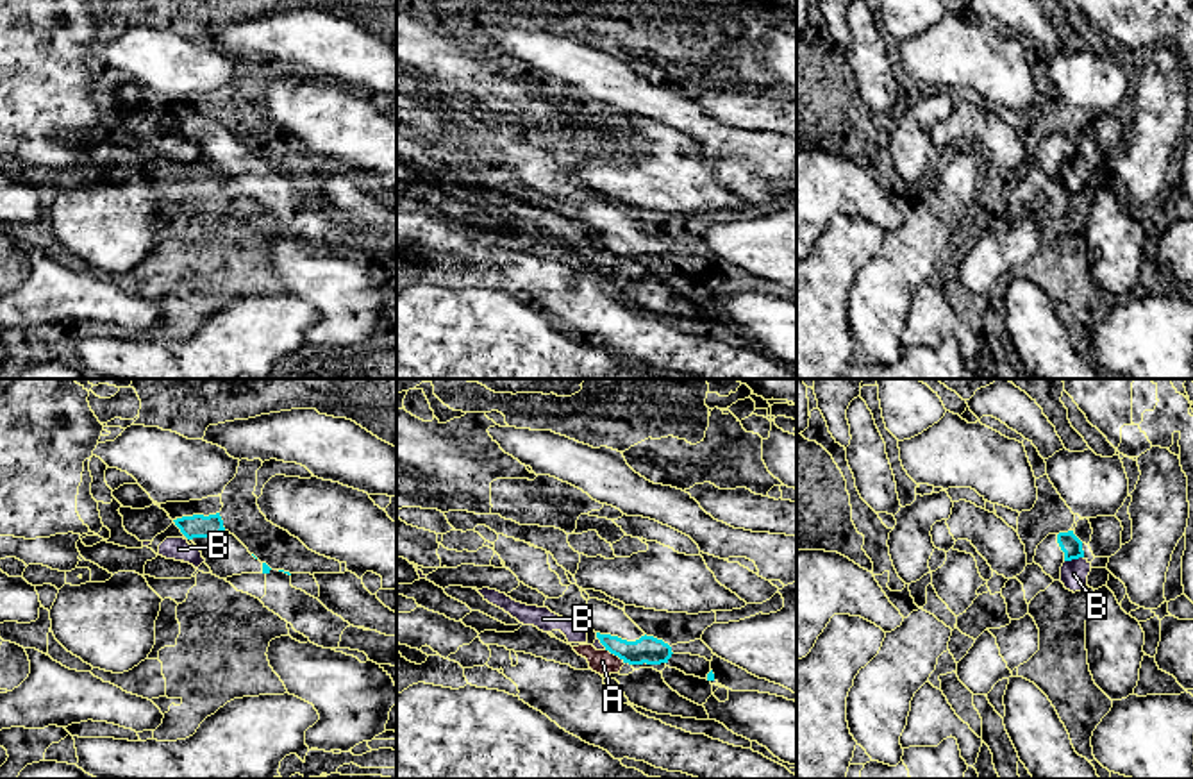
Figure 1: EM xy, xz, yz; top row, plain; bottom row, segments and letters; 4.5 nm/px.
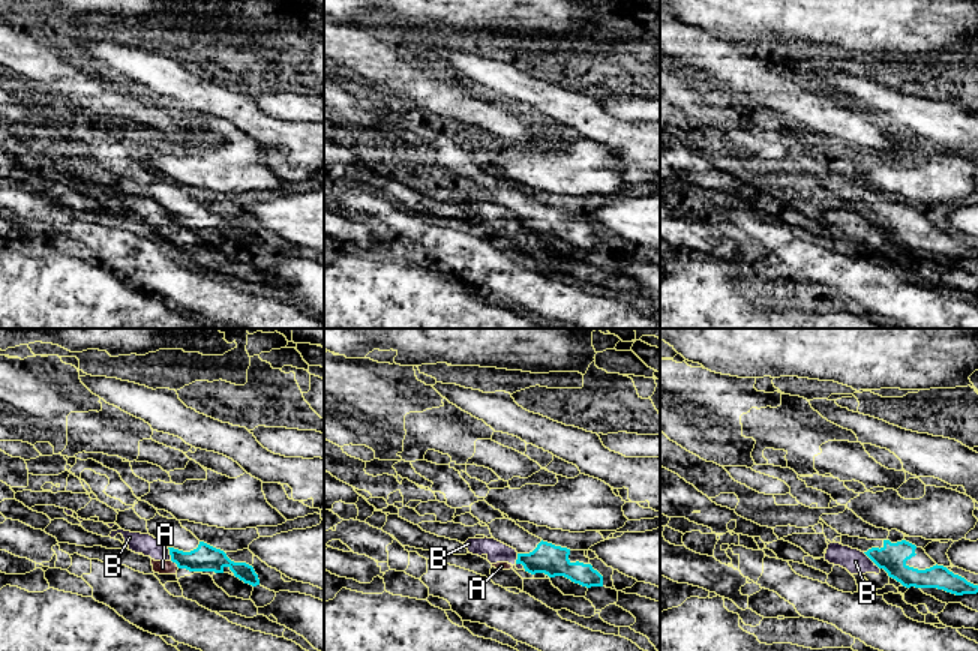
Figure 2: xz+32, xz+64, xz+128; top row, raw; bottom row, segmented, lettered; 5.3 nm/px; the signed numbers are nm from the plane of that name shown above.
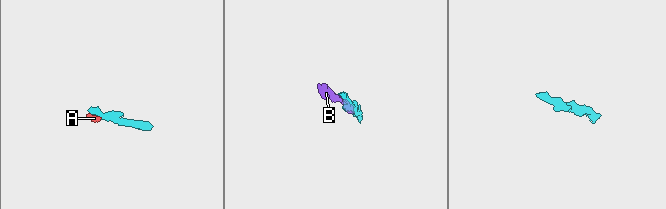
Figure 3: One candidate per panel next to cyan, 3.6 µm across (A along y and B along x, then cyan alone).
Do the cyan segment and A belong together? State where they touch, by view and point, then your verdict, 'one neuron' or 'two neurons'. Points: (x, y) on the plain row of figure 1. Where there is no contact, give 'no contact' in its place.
meets cyan in xz at (615, 254); two neurons

